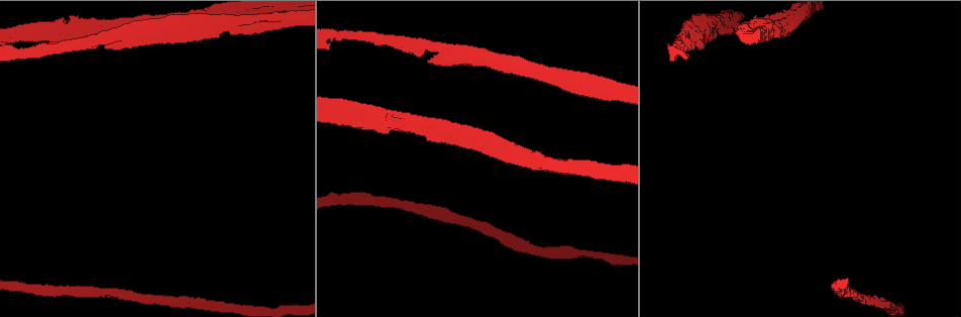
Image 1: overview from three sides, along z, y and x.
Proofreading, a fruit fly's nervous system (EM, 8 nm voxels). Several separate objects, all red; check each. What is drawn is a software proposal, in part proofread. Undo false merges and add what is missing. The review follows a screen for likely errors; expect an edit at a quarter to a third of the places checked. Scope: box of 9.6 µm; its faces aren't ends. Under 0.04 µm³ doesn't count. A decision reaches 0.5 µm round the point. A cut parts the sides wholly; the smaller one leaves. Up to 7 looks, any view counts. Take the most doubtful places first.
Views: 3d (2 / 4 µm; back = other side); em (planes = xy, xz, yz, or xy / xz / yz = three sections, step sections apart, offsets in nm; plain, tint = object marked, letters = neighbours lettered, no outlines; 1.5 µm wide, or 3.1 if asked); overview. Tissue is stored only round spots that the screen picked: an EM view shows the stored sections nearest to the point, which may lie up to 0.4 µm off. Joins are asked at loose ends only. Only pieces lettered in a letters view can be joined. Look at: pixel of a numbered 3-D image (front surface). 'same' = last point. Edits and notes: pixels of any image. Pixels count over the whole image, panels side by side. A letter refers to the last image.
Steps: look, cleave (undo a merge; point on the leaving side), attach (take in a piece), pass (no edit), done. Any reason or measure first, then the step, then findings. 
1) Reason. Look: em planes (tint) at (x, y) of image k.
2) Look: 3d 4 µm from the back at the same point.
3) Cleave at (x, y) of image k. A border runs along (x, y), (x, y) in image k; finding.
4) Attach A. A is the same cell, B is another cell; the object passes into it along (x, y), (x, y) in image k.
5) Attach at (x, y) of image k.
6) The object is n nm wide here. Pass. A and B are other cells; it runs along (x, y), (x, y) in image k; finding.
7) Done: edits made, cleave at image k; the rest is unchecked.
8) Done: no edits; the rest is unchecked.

Stops while still wide. Look: em planes (letters) at (567, 88) of image 1.

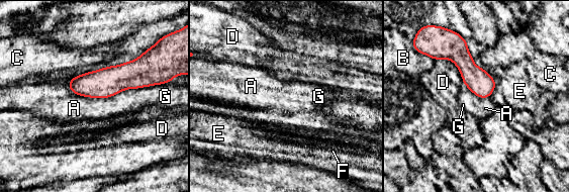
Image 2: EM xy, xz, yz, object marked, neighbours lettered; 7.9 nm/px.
Pass. A, B, C, D, E, F and G are other cells; a border runs along (79, 95), (110, 98) in image 2; no lettered piece goes on from it.

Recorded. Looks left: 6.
Free end. Look: em planes (letters) at (465, 62) of image 1.

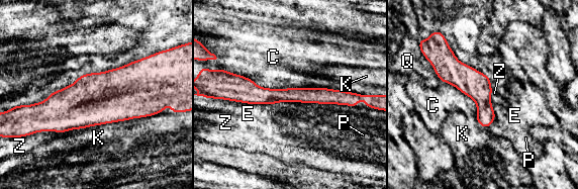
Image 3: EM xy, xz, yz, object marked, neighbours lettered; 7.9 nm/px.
Pass. C, E, K, P, Q and Z are other cells; it runs along (241, 88), (256, 95), (359, 95) in image 3; no lettered piece goes on from it.

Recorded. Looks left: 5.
Branch point. Look: em planes (letters) at (427, 130) of image 1.

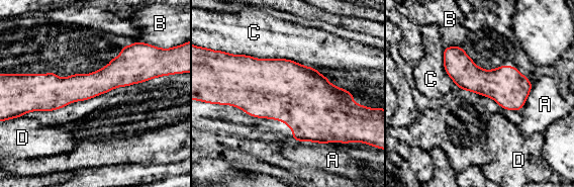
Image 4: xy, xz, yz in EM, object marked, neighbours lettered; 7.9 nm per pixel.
Pass. A, B, C and D are other cells; it runs along (147, 77), (31, 87) in image 4; all the same cell.

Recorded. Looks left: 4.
Done: no edits; the rest is unchecked.

